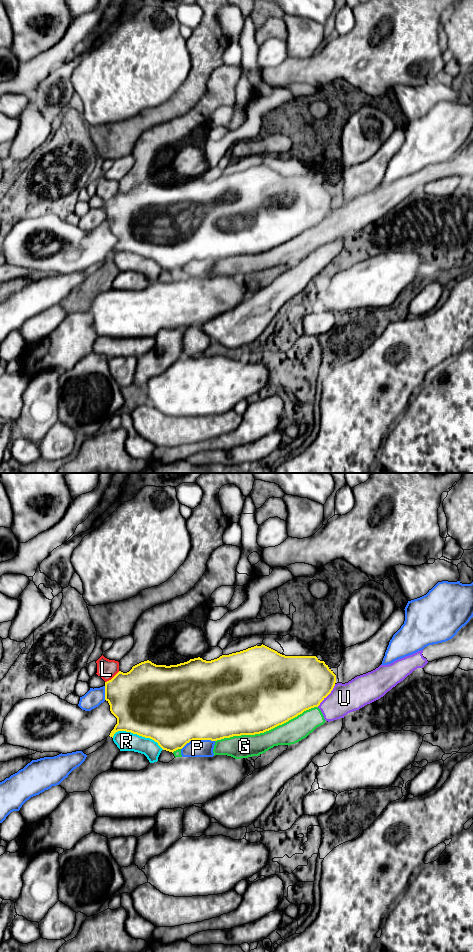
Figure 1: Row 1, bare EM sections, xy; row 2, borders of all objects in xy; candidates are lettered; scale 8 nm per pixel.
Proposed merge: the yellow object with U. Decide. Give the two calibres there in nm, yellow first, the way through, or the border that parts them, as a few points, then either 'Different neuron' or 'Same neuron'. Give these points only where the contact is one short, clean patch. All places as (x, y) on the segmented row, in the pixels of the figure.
Thickness 440 nm (yellow) against 240 nm. Boundary: xy (335, 684), (331, 692), (317, 706). Different neuron

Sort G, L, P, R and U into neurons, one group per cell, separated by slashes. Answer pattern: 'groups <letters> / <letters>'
groups G U / L / P / R

